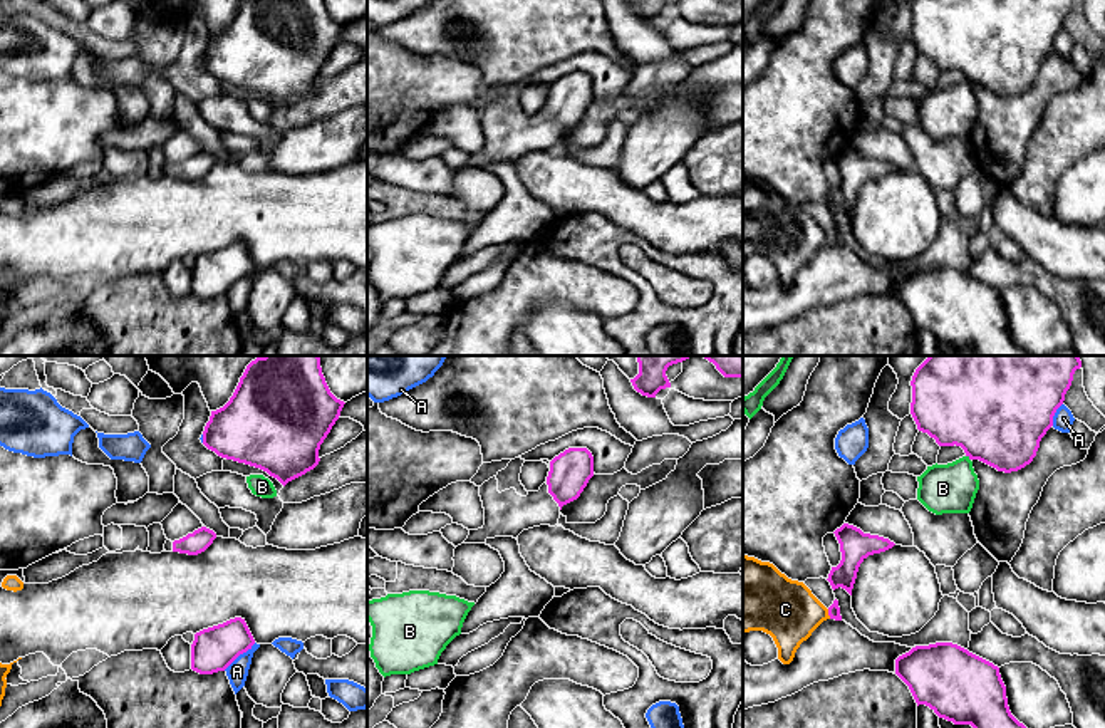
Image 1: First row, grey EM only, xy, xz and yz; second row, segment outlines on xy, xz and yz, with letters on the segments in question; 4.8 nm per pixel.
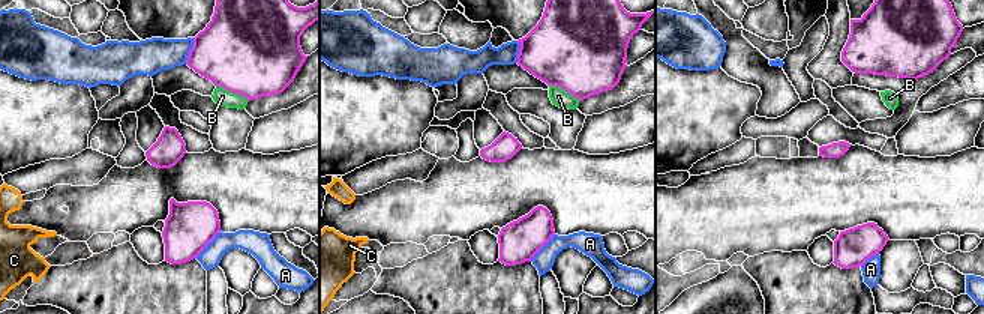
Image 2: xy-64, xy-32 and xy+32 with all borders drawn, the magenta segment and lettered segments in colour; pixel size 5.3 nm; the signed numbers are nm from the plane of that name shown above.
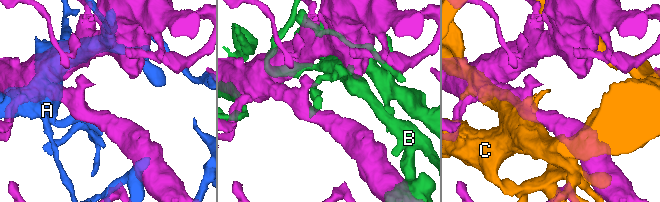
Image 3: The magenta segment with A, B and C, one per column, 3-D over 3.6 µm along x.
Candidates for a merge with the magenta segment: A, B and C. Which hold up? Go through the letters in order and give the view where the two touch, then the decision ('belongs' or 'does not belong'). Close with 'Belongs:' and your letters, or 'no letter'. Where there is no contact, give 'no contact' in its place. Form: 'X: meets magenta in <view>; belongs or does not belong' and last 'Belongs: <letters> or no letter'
A: meets magenta in xy; does not belong
B: meets magenta in yz; does not belong
C: meets magenta in yz; does not belong
Belongs: no letter

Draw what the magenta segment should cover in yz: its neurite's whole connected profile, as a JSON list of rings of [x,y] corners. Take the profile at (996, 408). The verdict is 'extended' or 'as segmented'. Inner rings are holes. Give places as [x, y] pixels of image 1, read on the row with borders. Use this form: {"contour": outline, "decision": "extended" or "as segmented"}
{"contour": [[[929,356],[910,381],[910,414],[939,446],[956,445],[969,460],[1018,471],[1036,456],[1080,367],[1078,356]]], "decision": "as segmented"}

